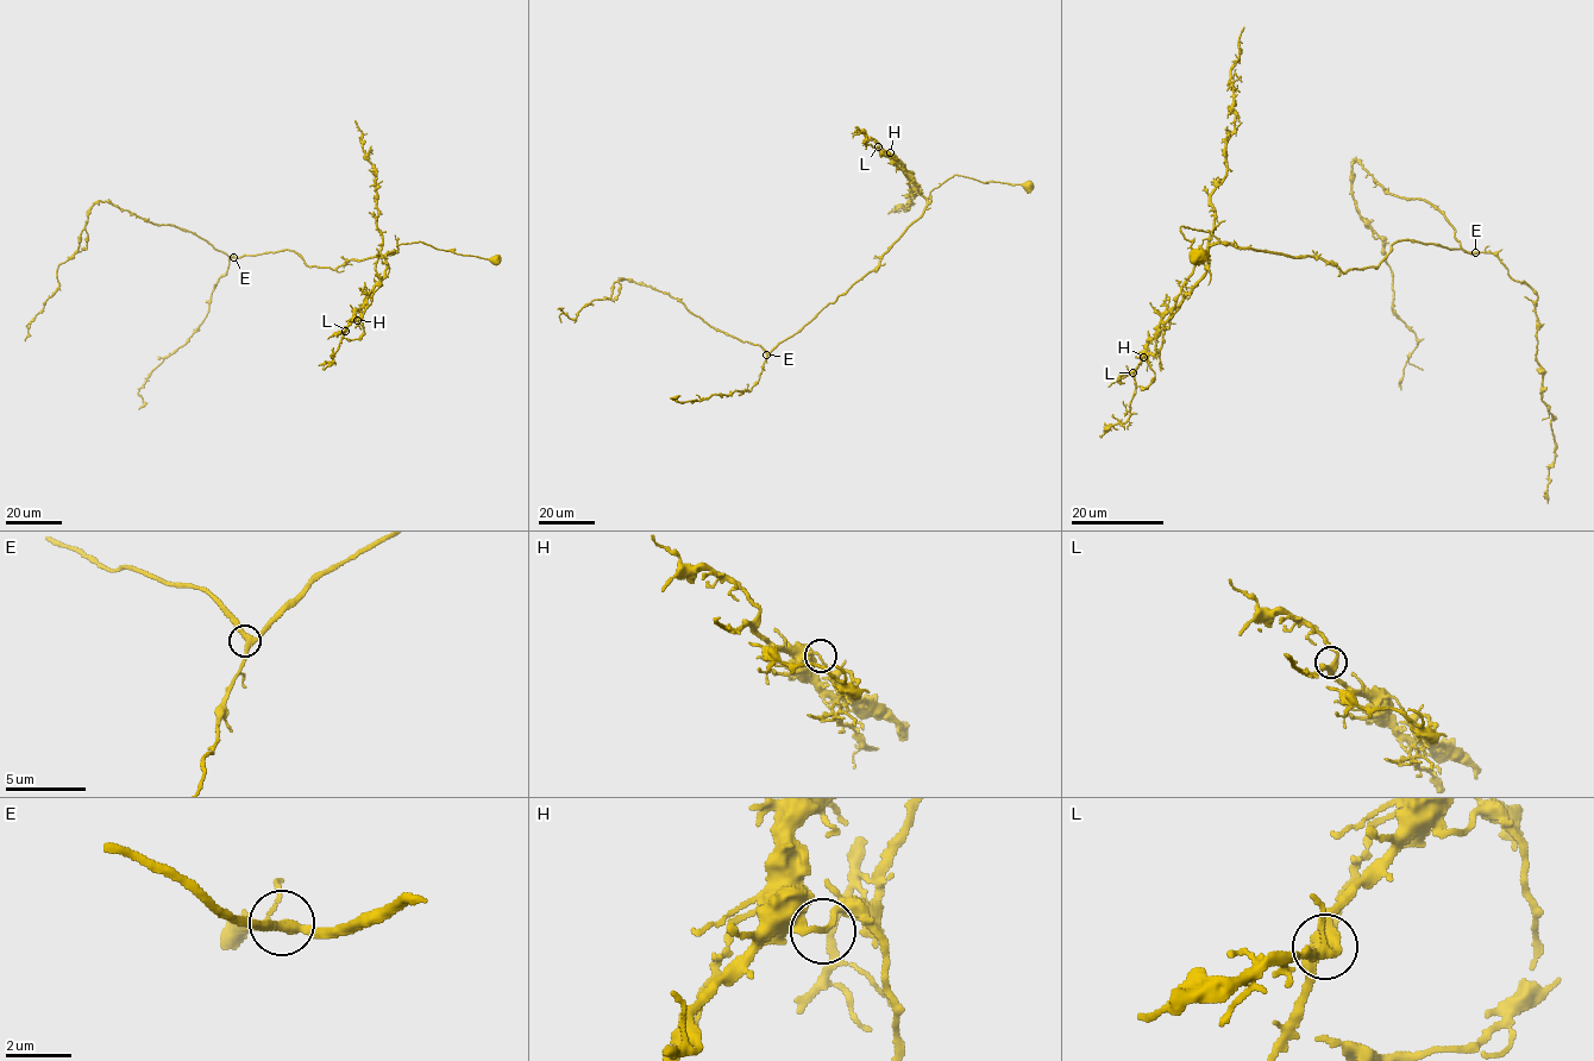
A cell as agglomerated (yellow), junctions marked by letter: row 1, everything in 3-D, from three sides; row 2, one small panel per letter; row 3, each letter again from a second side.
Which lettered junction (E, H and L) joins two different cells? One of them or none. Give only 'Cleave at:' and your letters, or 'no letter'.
Cleave at: H

